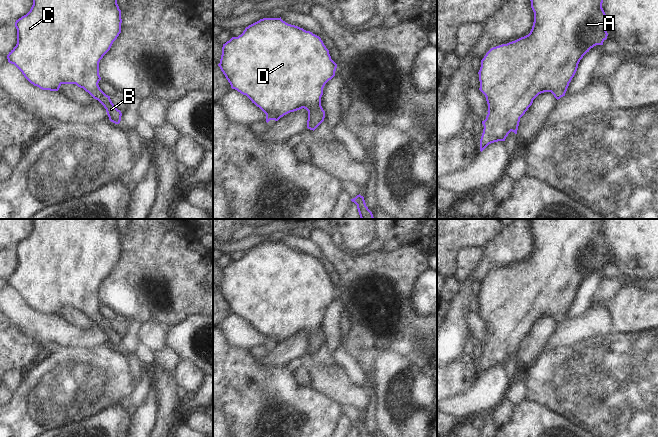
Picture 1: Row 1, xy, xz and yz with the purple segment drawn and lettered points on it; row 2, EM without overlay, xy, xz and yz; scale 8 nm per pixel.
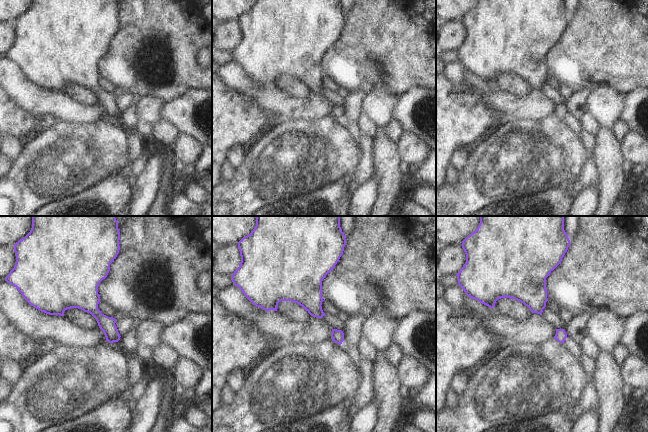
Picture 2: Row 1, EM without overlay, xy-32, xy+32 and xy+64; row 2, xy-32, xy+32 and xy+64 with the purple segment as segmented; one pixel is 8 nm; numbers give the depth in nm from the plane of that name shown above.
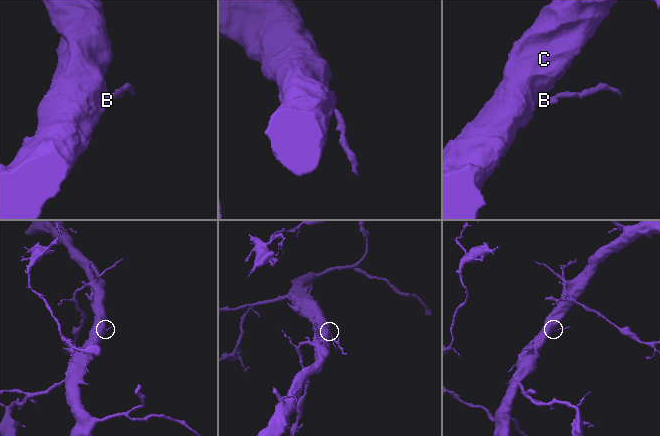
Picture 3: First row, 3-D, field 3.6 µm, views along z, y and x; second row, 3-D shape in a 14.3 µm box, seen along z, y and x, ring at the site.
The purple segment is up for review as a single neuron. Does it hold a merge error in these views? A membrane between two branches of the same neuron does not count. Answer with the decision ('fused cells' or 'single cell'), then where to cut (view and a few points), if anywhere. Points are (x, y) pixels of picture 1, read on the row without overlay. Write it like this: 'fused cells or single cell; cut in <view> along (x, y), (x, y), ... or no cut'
single cell; no cut

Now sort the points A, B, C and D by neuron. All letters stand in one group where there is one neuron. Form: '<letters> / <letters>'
A B C D

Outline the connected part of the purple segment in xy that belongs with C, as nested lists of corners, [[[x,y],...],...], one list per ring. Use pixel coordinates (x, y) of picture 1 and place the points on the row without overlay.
[[[115,219],[32,220],[33,229],[30,235],[15,246],[17,268],[7,279],[8,286],[14,288],[31,308],[42,314],[58,315],[62,308],[76,308],[104,330],[111,346],[119,348],[121,335],[98,309],[101,304],[99,286],[121,257],[121,234]]]

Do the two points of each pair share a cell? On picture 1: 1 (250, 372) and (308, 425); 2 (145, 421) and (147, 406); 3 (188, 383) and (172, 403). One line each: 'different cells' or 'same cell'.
1: same cell
2: same cell
3: different cells

